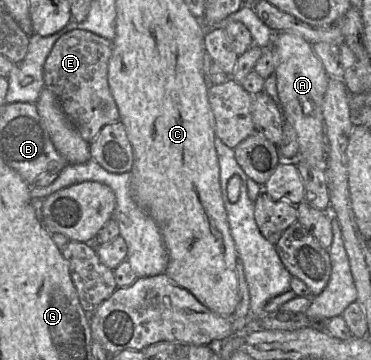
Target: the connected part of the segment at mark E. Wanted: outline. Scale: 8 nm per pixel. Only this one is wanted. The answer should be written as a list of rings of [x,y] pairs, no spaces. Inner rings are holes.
[[[71,30],[55,42],[44,64],[45,87],[55,94],[66,116],[88,143],[103,126],[119,120],[119,110],[108,85],[112,48],[108,39],[85,30]]]

